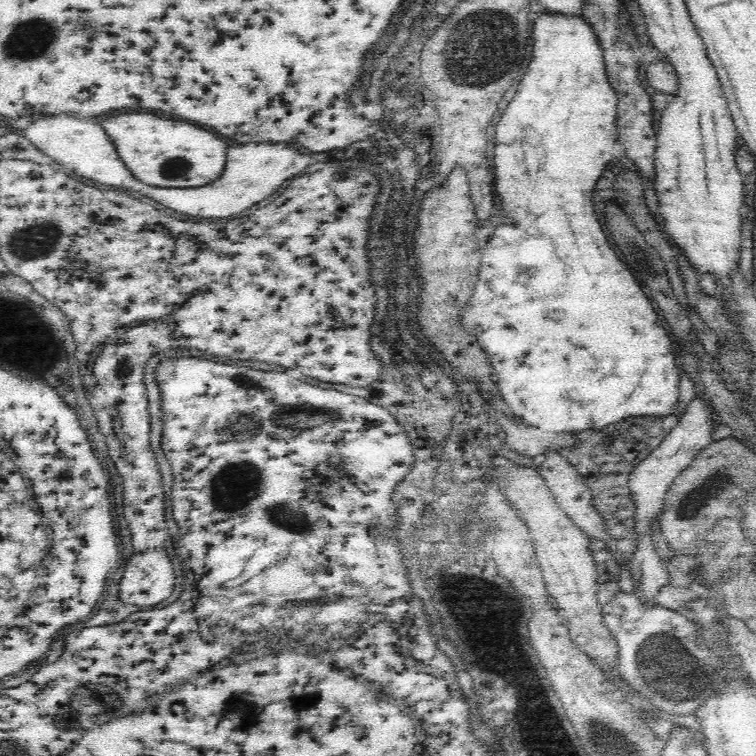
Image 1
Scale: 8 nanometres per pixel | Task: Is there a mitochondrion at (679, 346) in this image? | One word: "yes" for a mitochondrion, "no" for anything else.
no

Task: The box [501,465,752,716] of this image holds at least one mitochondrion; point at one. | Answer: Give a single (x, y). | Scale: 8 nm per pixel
(675, 670)

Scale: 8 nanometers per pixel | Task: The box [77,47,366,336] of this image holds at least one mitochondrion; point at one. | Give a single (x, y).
(172, 168)

